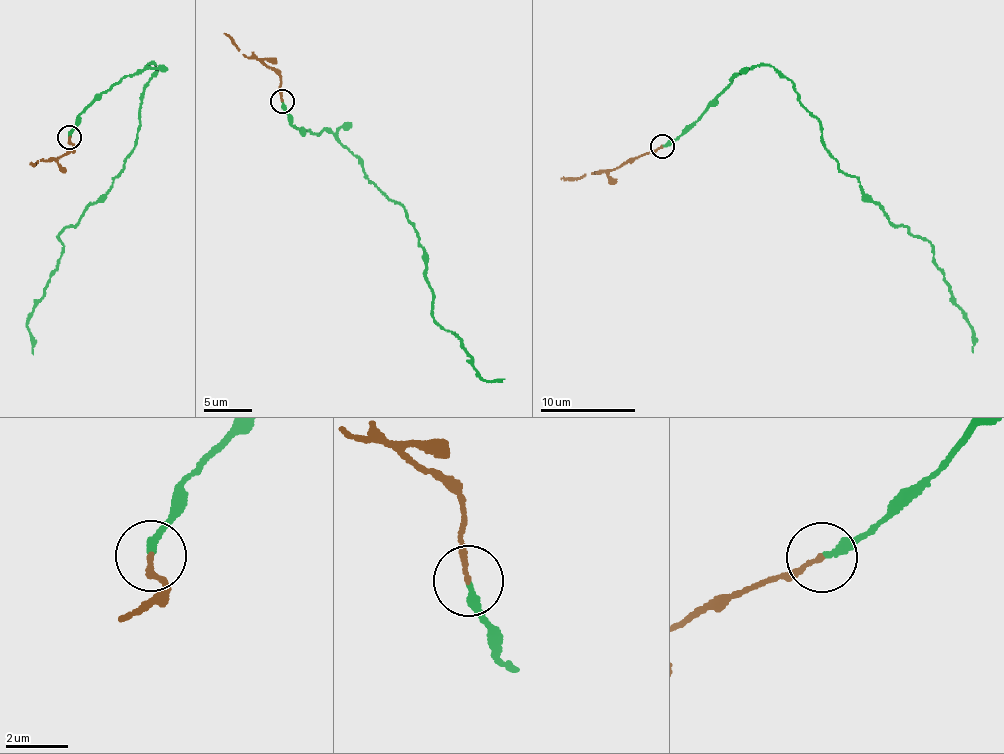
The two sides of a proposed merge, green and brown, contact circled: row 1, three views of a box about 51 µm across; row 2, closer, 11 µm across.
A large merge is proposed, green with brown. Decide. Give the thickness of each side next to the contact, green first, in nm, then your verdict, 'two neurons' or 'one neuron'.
240 nm thick on the green side, 140 nm on the other; one neuron

